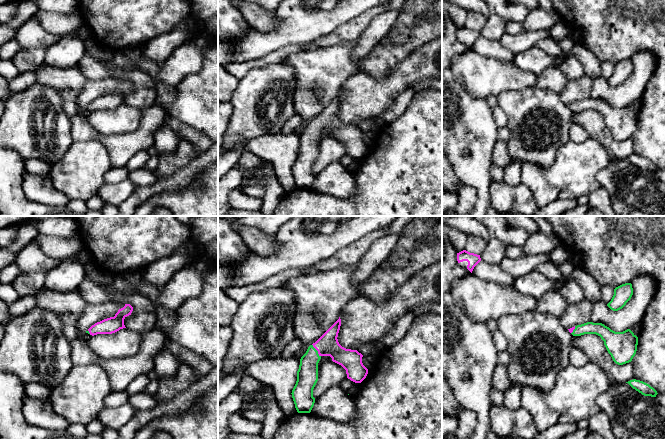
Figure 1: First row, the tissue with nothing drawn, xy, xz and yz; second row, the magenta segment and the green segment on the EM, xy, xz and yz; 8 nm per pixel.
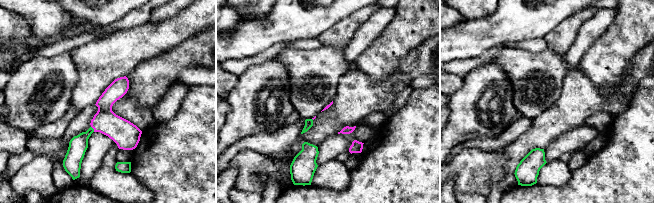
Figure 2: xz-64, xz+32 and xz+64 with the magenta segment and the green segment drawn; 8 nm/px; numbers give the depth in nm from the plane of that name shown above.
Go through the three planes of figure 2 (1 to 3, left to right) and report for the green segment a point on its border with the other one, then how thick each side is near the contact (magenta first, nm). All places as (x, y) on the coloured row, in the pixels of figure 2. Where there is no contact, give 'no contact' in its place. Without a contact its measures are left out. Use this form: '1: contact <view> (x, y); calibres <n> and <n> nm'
1: contact xz-64 (93, 128); calibres 200 and 150 nm
2: no contact
3: no contact

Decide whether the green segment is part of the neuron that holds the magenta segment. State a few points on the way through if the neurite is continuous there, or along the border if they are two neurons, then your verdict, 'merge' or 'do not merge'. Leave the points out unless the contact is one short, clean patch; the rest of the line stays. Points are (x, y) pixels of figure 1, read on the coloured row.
way xz (327, 345), (316, 349), (309, 361), (307, 375); merge

